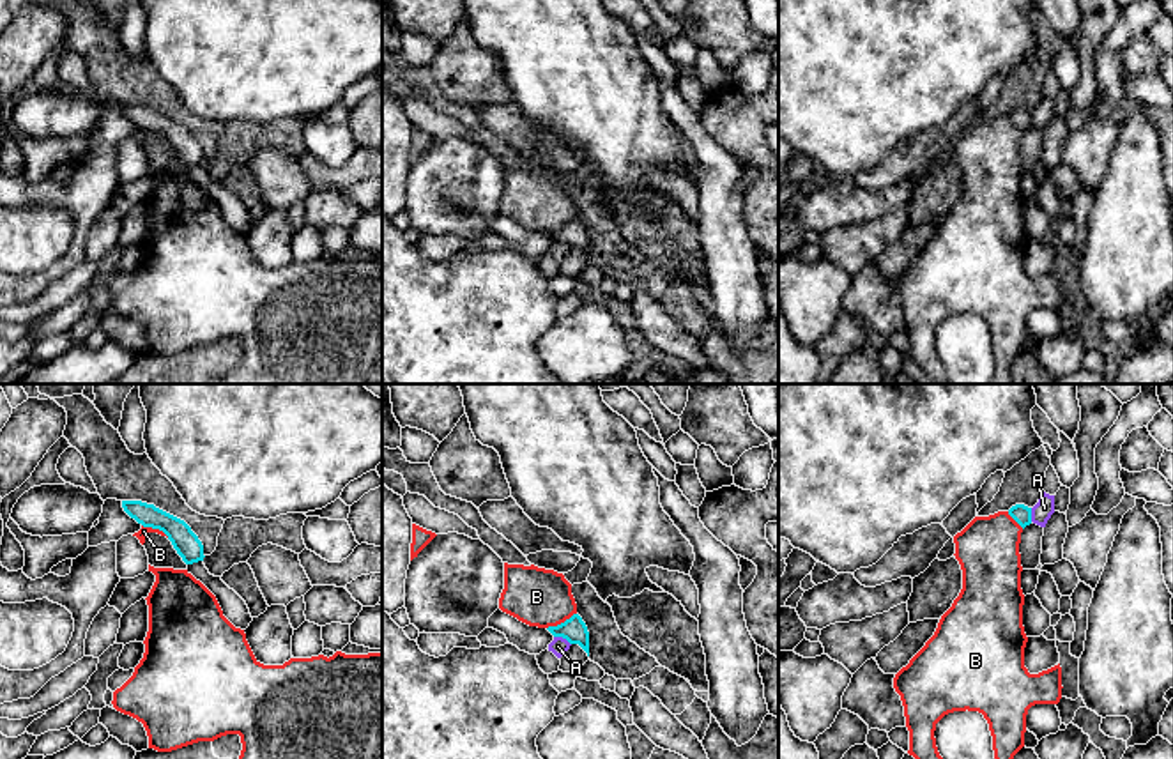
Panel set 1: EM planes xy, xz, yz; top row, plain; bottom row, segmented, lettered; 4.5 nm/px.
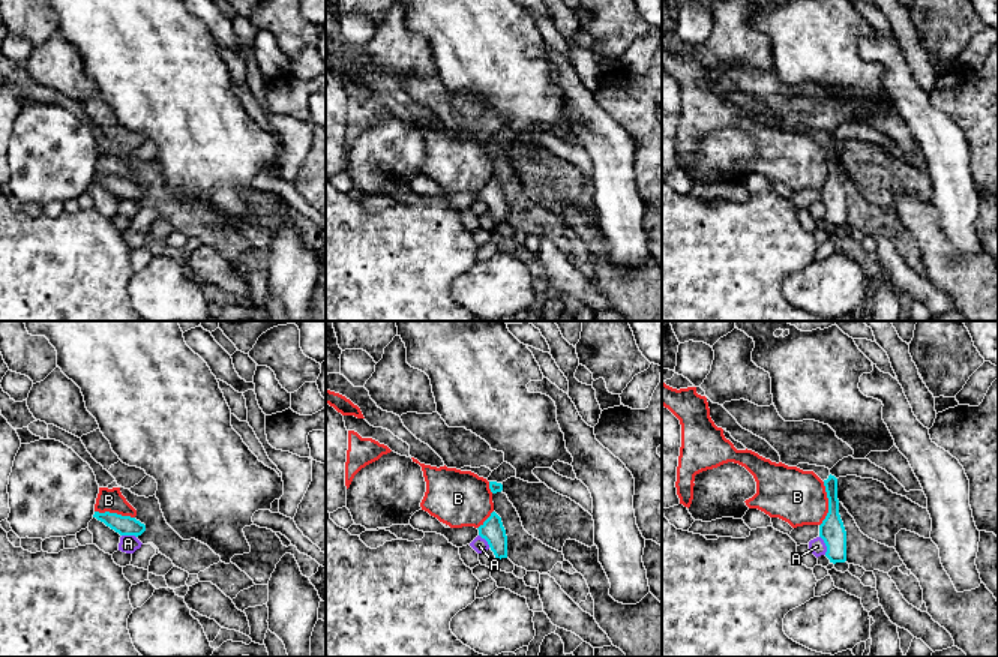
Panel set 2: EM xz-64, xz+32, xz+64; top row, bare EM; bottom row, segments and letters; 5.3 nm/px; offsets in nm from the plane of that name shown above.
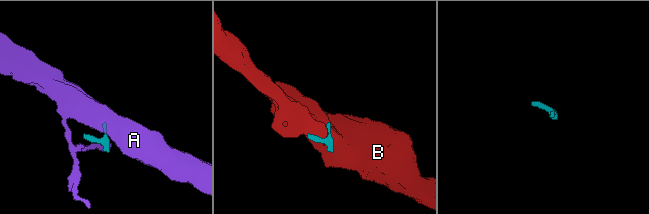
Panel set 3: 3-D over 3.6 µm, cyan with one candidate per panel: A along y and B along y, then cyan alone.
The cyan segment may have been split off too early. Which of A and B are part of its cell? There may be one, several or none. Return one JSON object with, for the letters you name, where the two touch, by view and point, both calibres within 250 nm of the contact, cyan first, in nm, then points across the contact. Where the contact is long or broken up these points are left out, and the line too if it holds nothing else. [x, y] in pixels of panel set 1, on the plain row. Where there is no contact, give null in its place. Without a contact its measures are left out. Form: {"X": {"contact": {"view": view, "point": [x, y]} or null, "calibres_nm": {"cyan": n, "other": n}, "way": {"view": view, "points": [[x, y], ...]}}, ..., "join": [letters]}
{"join": []}

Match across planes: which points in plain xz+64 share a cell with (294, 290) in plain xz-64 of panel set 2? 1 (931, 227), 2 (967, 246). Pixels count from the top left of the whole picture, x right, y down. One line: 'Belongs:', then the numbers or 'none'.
Belongs: 2

